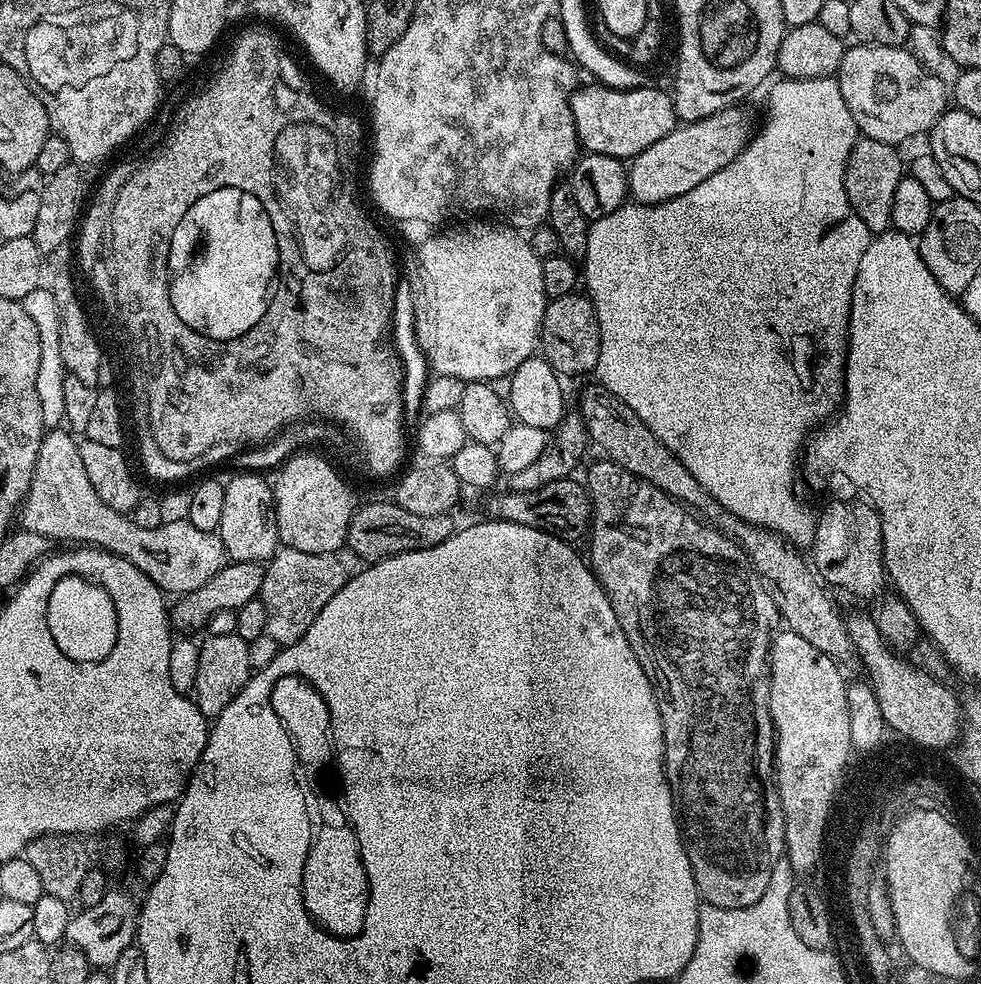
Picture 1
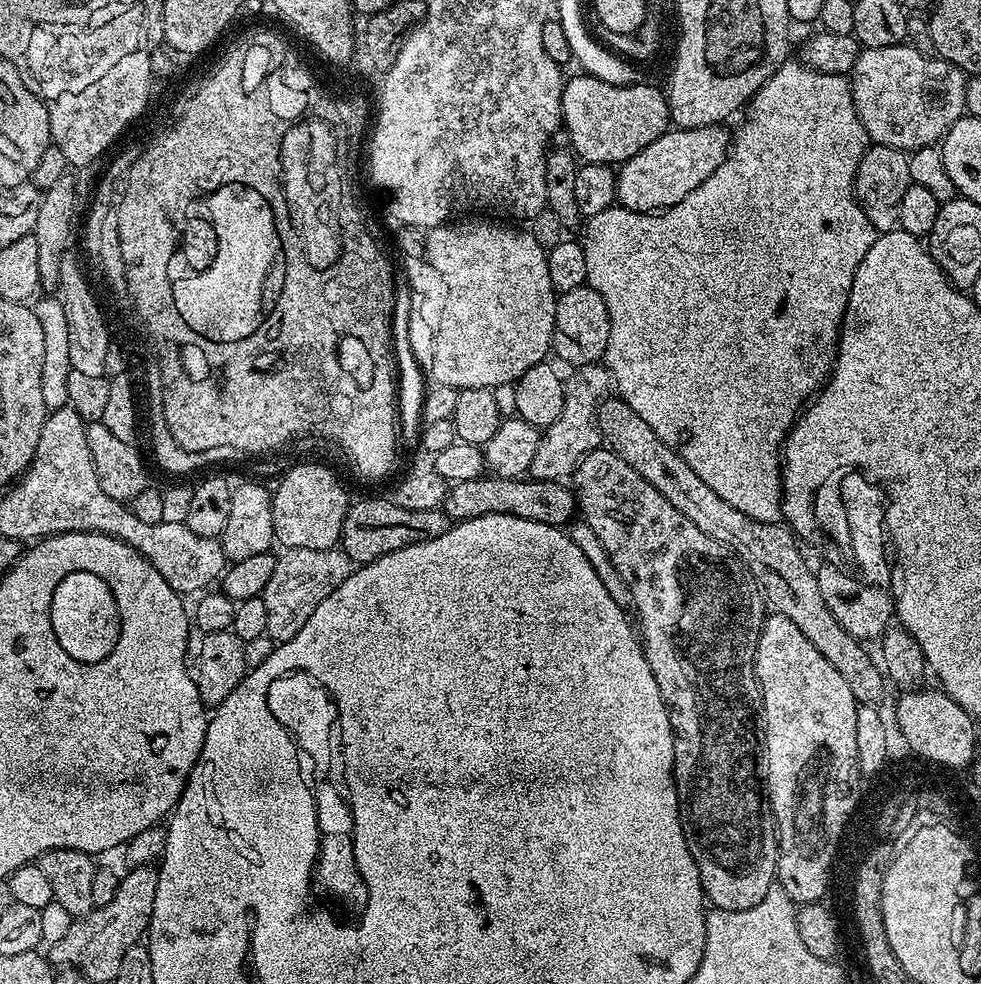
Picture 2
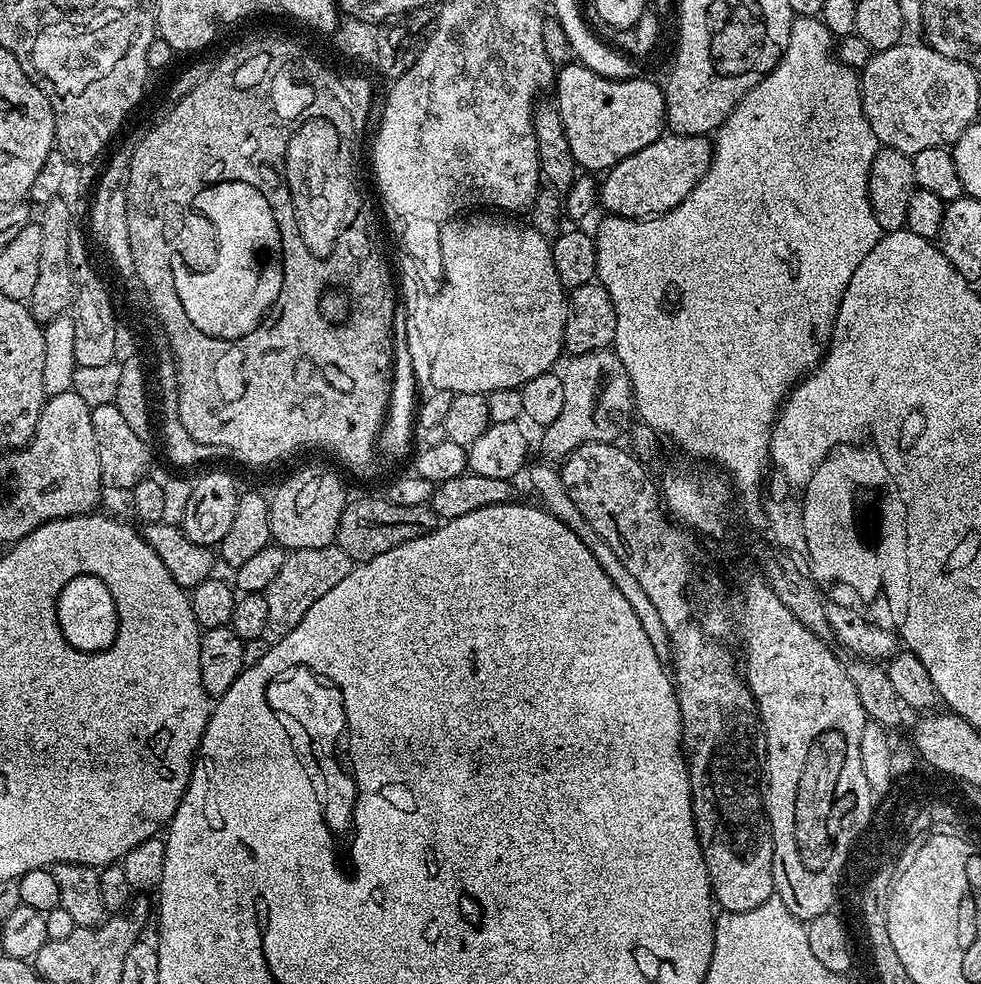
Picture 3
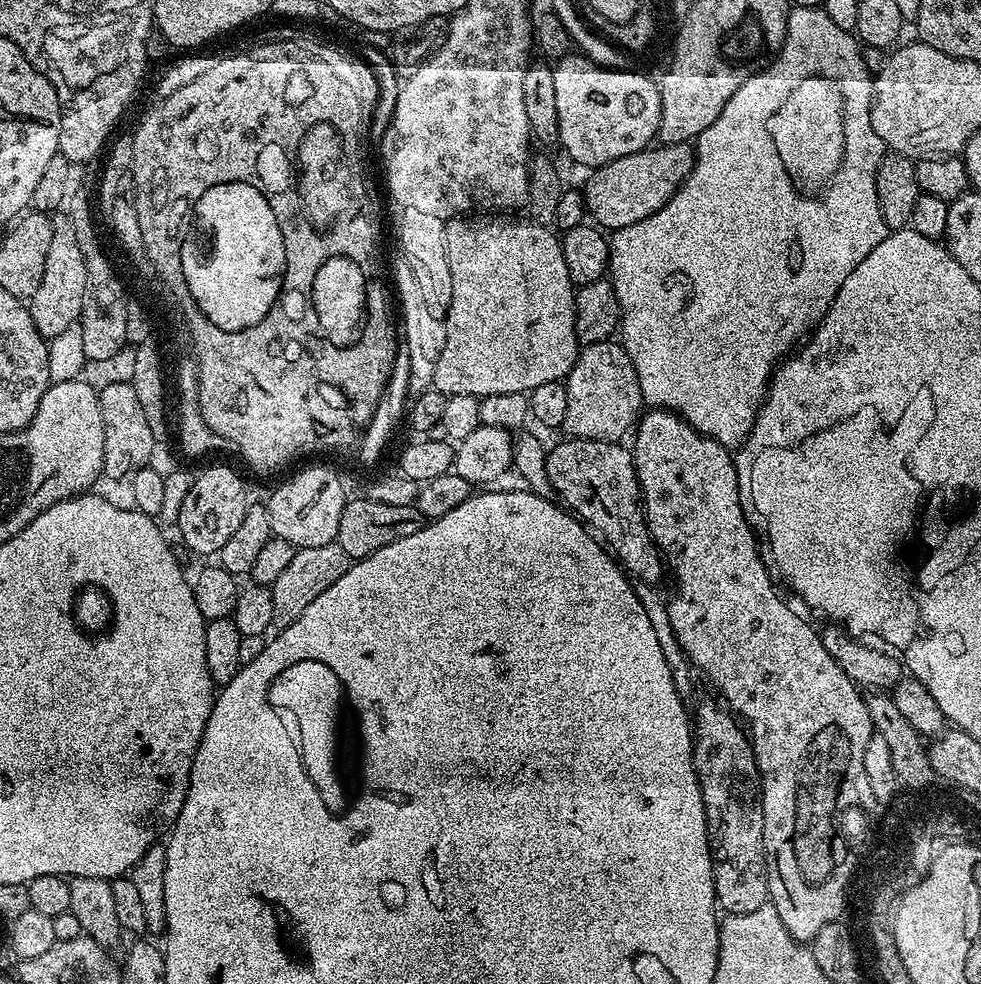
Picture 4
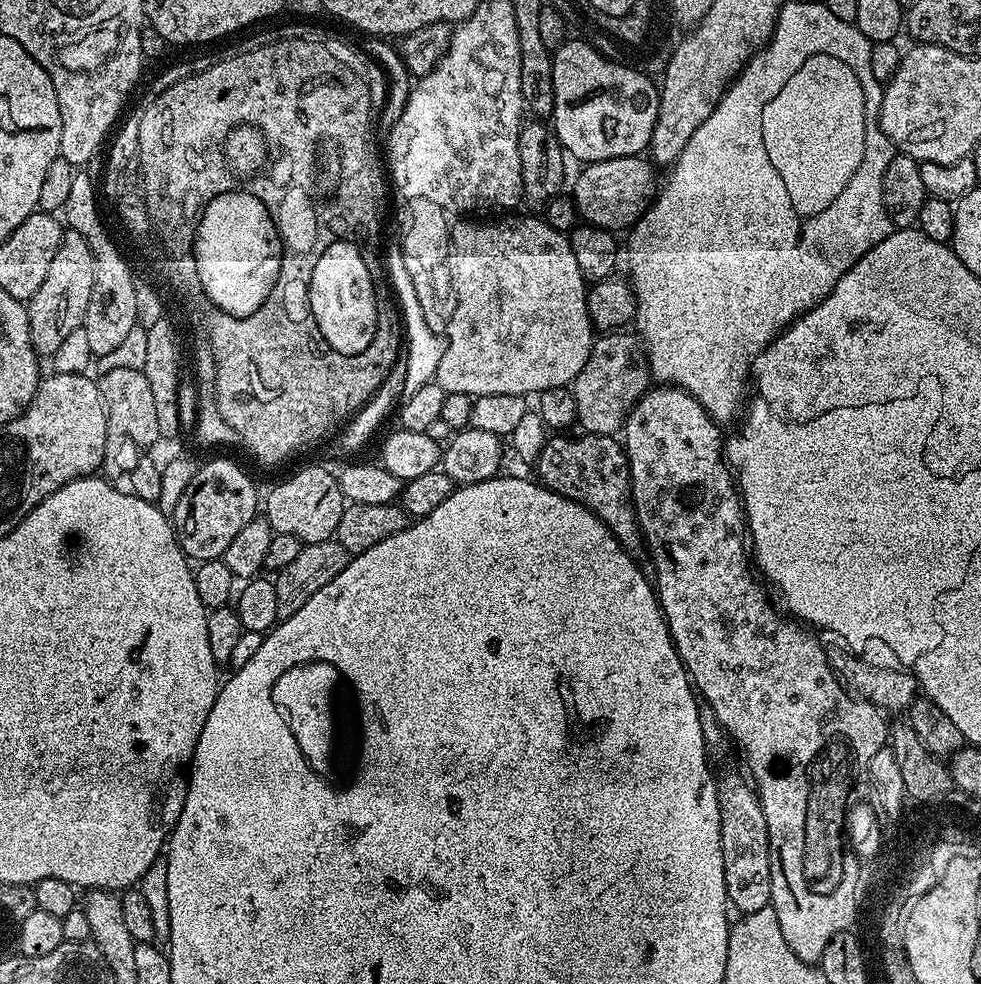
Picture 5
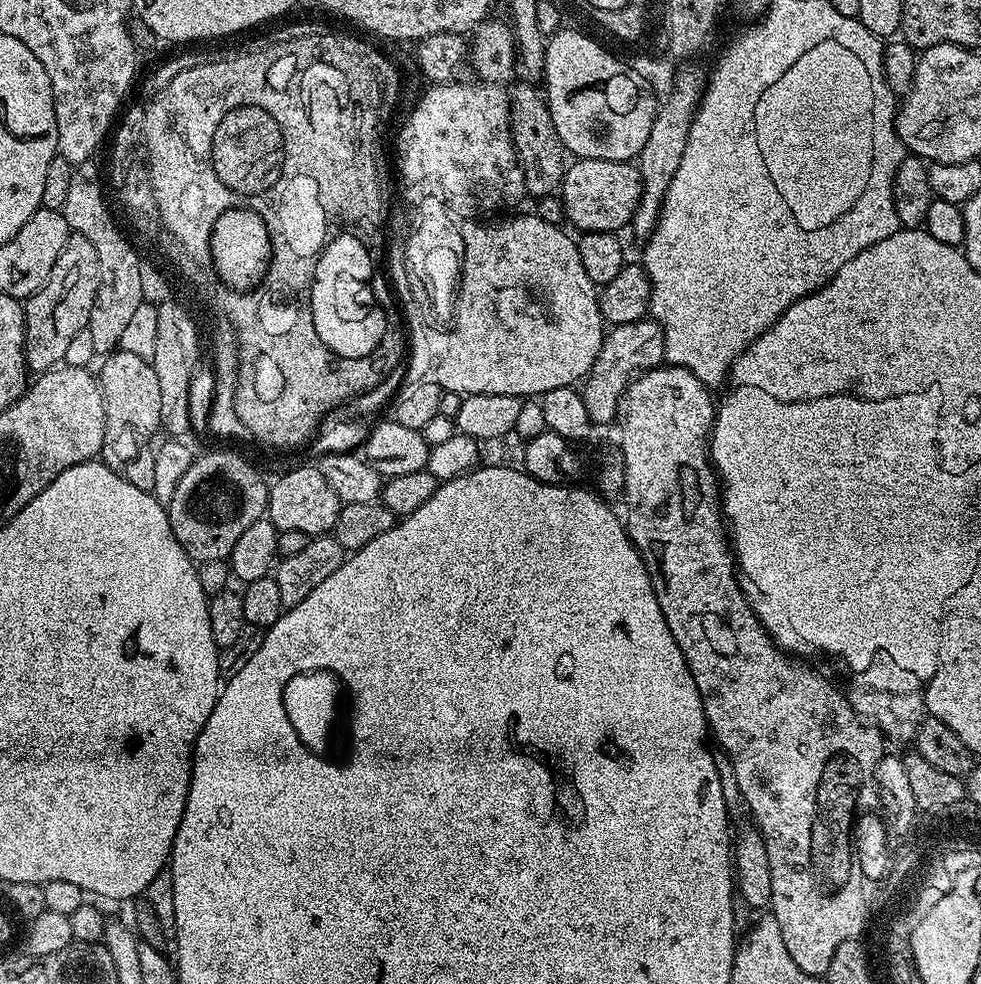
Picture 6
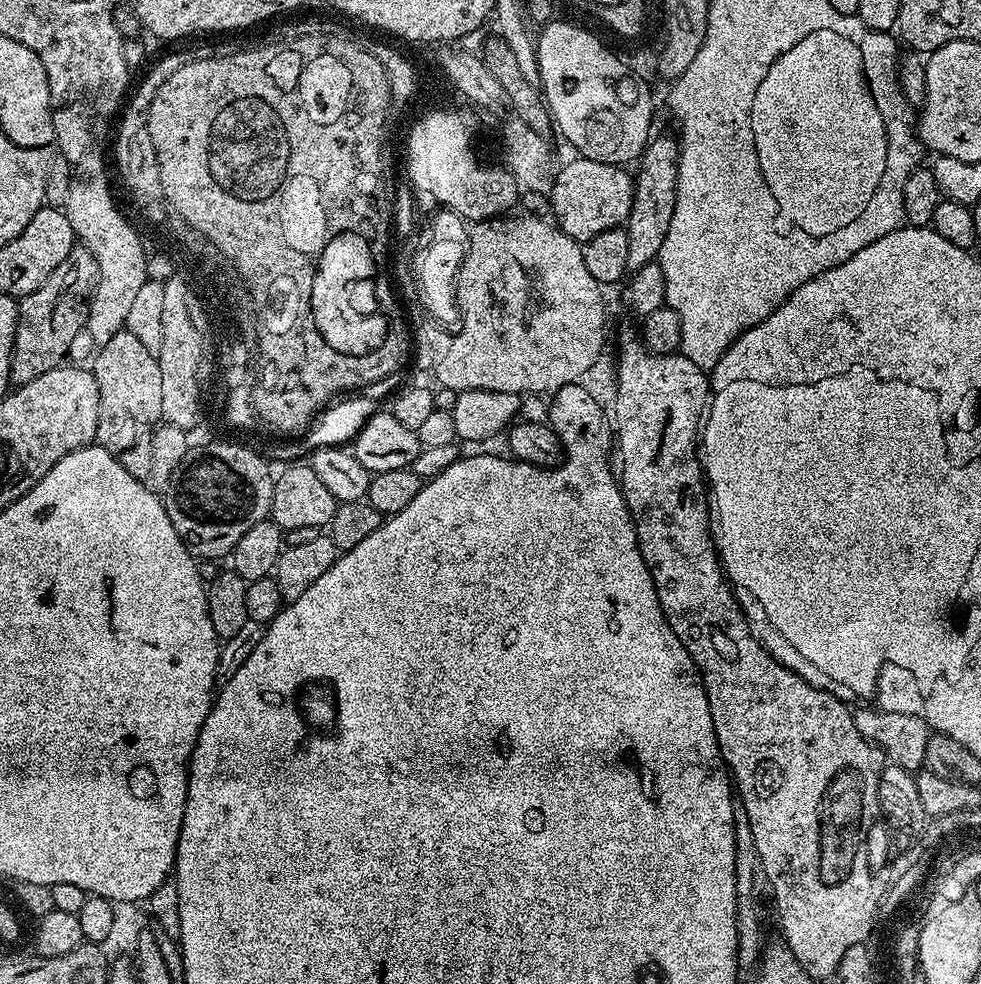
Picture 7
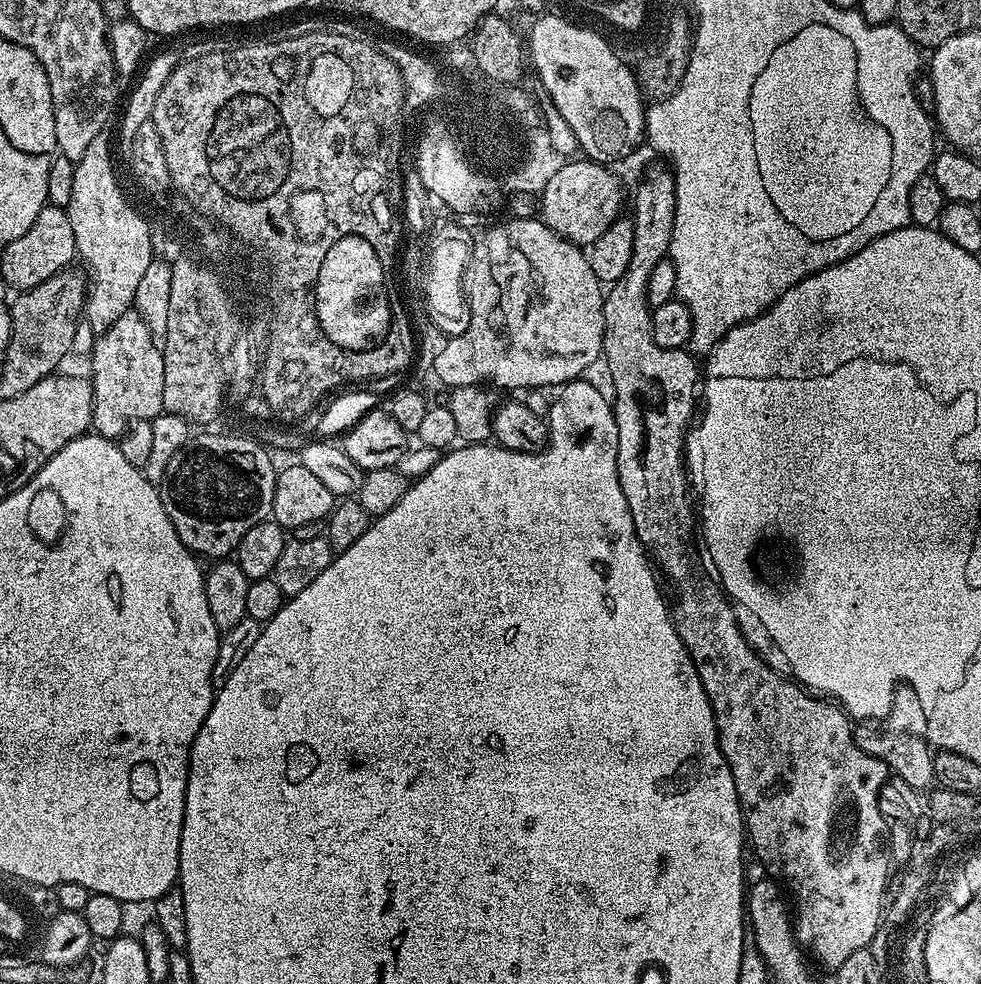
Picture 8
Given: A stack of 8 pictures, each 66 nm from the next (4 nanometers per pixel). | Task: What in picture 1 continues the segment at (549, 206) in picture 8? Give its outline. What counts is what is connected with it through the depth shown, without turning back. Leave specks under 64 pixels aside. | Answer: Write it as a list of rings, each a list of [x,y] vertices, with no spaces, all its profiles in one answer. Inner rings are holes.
[[[733,106],[718,114],[710,114],[710,118],[693,120],[683,126],[677,126],[673,132],[666,134],[666,138],[658,138],[654,146],[631,157],[627,165],[628,190],[631,199],[637,204],[661,204],[694,190],[698,182],[706,182],[706,178],[710,178],[710,174],[718,174],[722,166],[730,166],[730,162],[734,162],[734,158],[747,146],[754,135],[754,124],[752,128],[747,114],[742,109],[743,107]]]

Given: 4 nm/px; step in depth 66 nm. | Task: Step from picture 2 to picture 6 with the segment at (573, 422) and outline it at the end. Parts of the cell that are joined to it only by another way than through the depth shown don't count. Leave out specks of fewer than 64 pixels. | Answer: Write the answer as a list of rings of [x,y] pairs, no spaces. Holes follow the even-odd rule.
[[[645,318],[638,322],[626,322],[609,327],[602,342],[602,350],[598,350],[594,366],[590,366],[587,376],[582,381],[586,412],[590,414],[593,425],[611,425],[616,419],[622,394],[637,373],[646,372],[649,368],[664,363],[664,331],[657,320]]]

